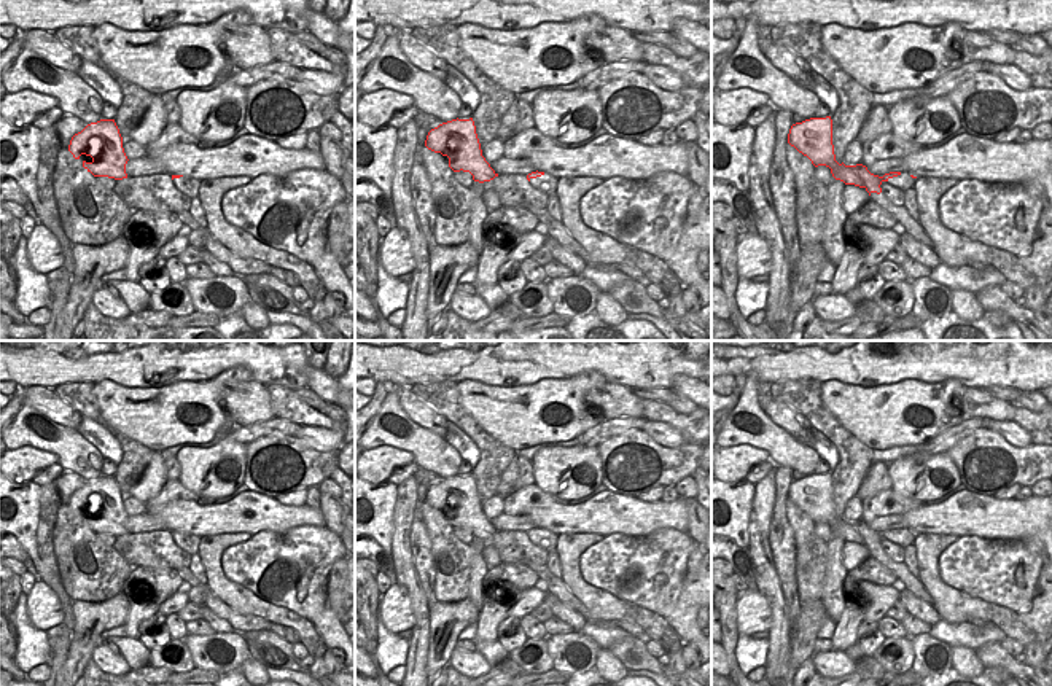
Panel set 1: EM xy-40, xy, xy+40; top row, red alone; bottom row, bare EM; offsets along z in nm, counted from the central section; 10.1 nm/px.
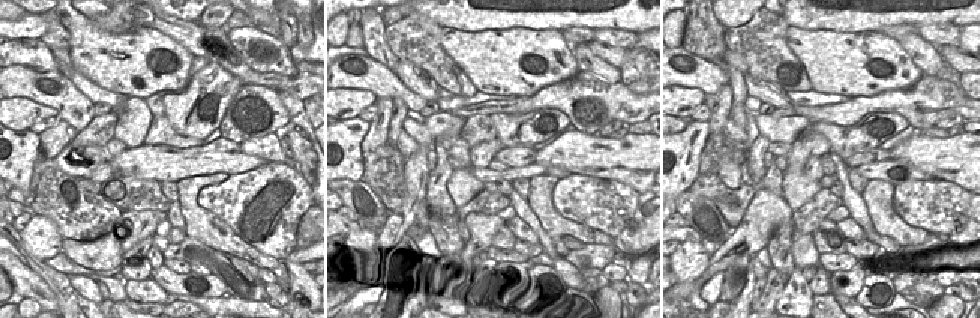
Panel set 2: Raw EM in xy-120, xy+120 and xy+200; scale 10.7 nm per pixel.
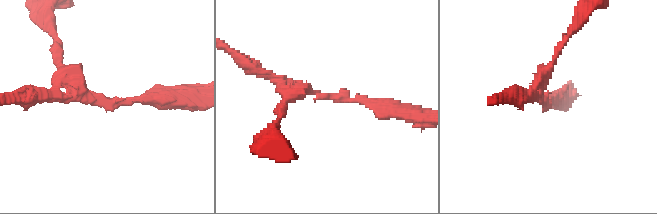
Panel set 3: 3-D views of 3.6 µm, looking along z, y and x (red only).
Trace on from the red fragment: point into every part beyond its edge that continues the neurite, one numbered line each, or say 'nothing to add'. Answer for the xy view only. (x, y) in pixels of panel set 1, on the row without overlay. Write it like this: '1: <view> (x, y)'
nothing to add

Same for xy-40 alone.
nothing to add

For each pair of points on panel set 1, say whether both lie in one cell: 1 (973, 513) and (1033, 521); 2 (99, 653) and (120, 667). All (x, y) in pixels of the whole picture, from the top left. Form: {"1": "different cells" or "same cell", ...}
{"1": "same cell", "2": "same cell"}

